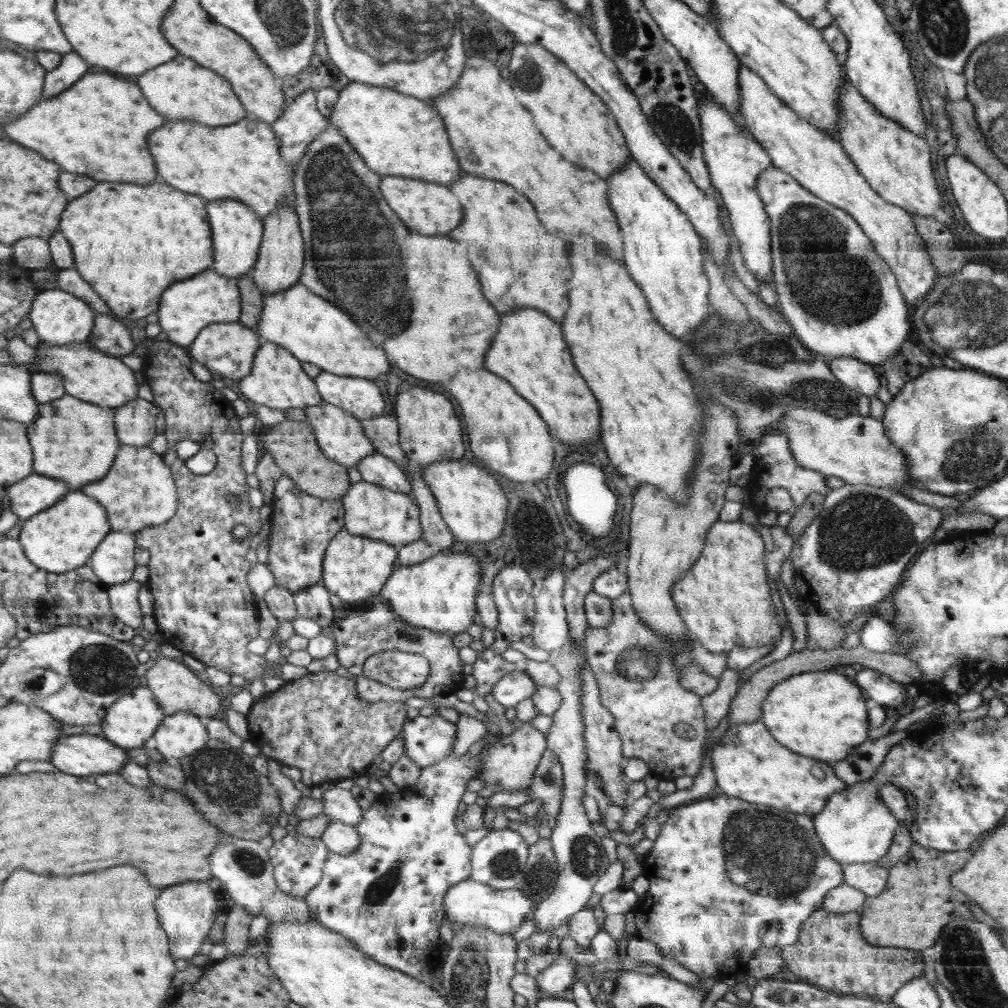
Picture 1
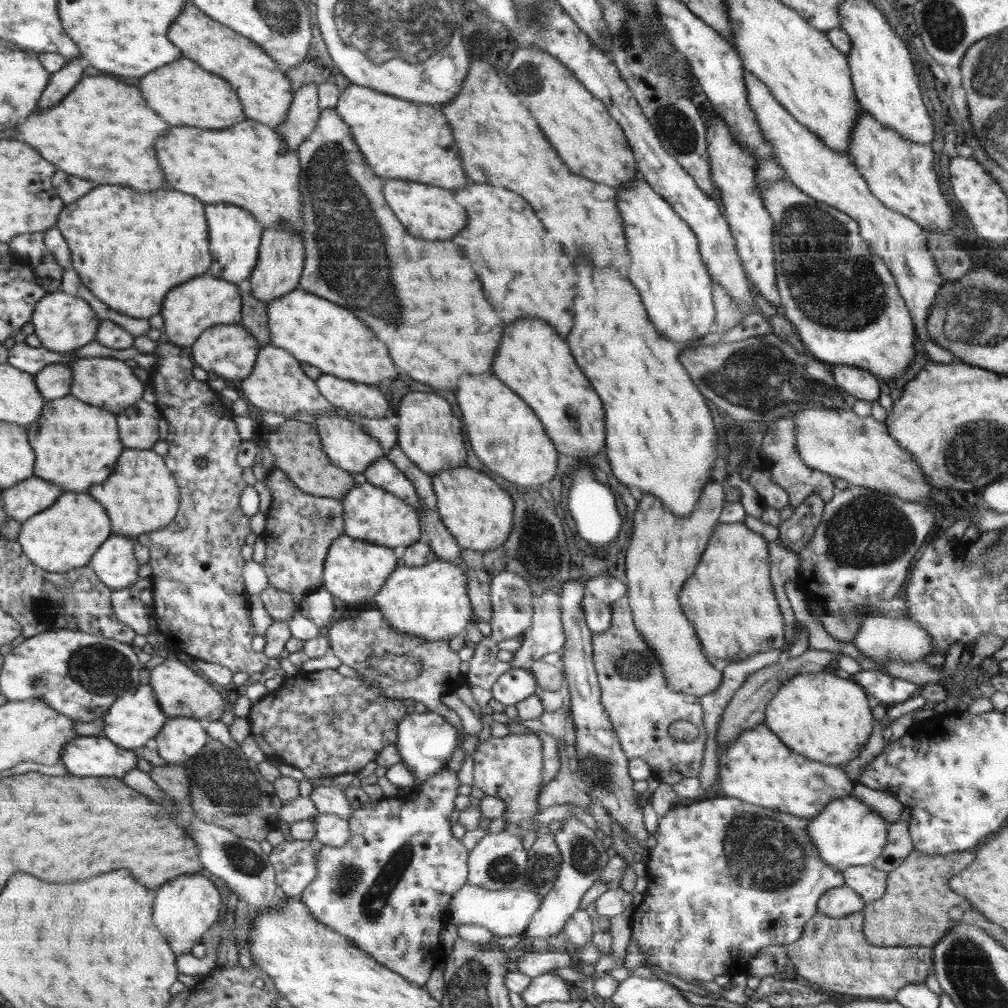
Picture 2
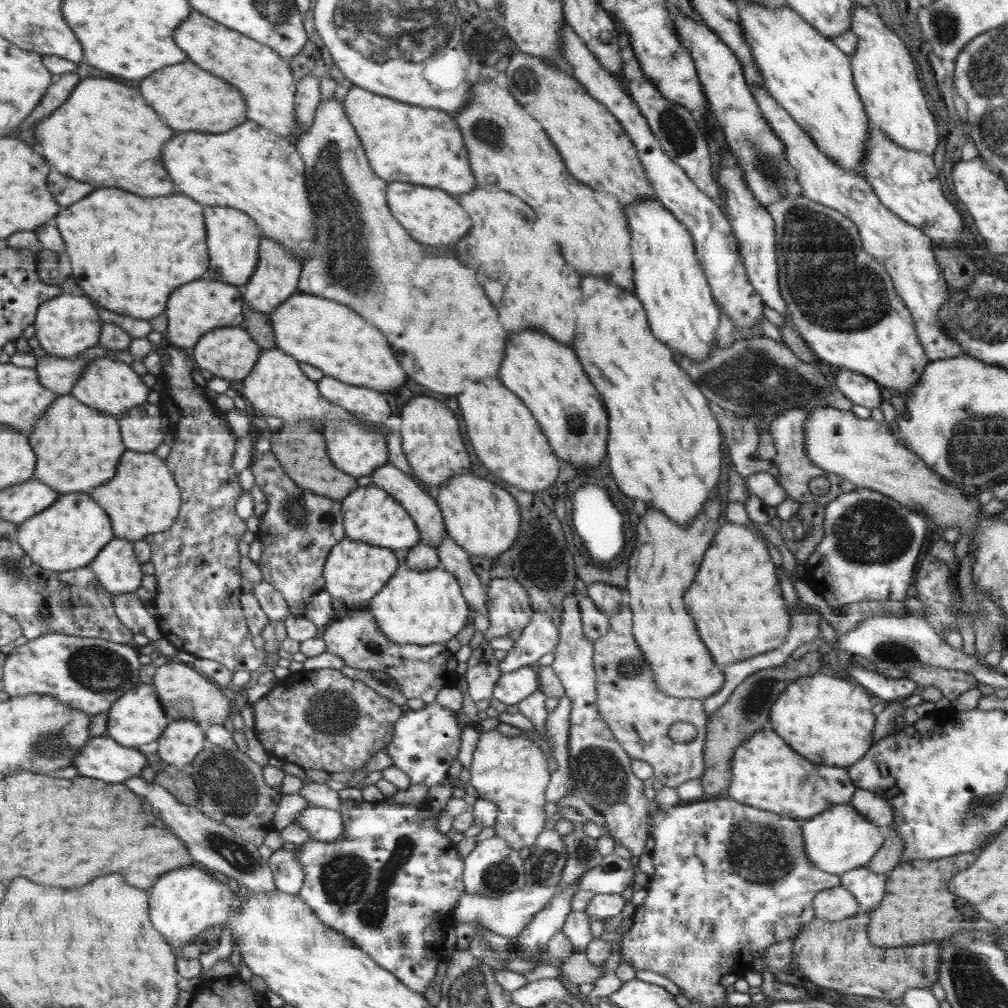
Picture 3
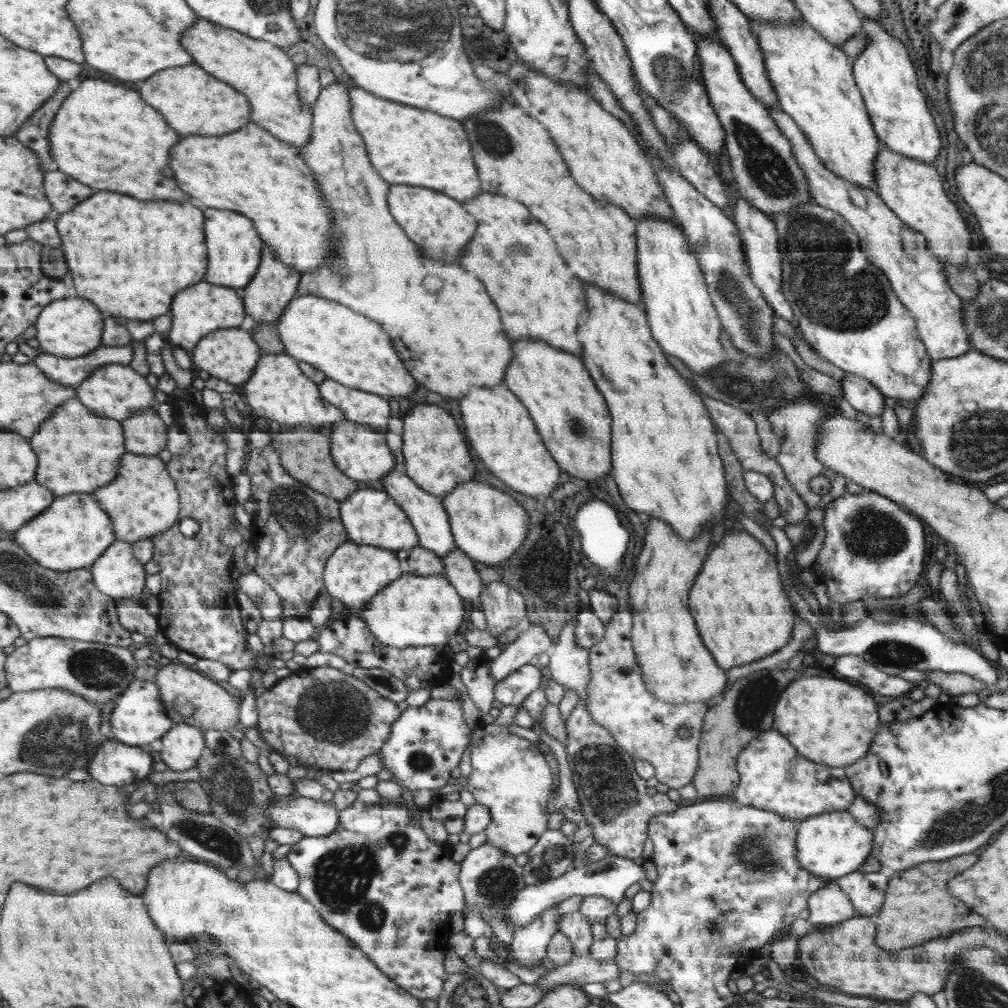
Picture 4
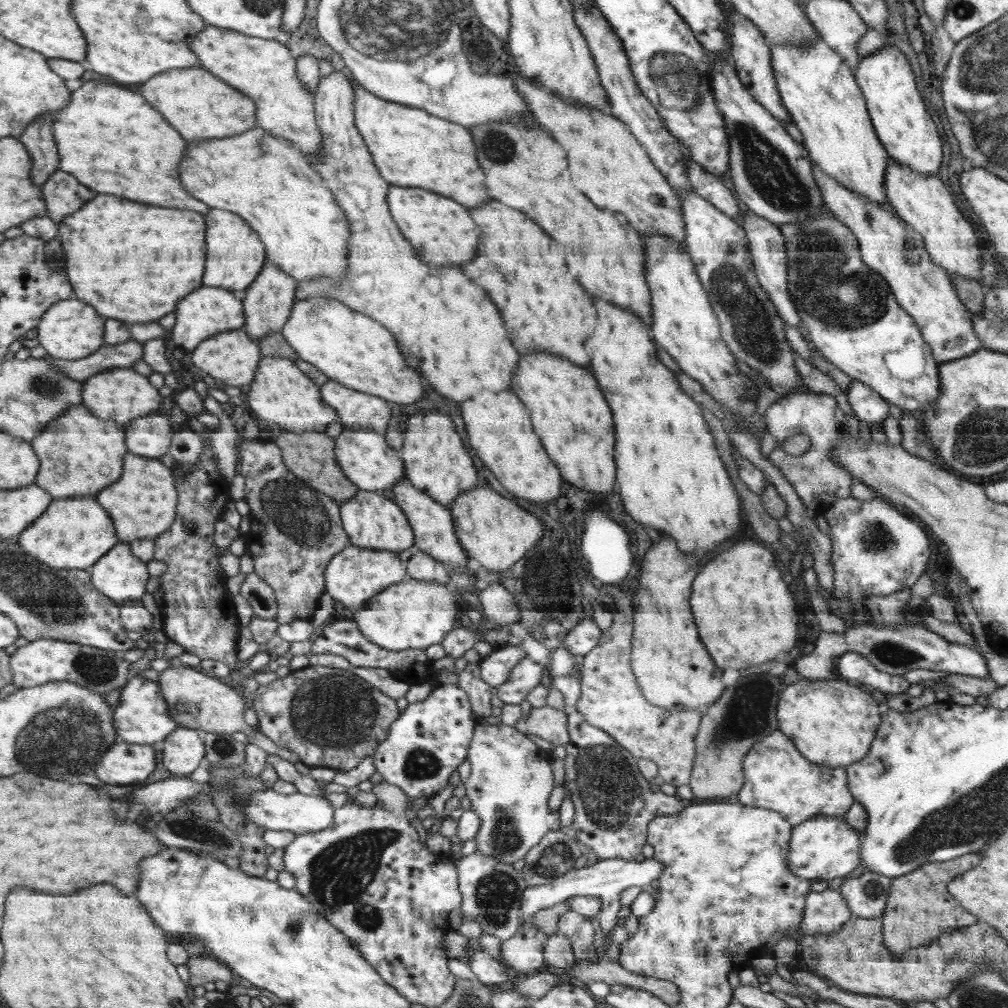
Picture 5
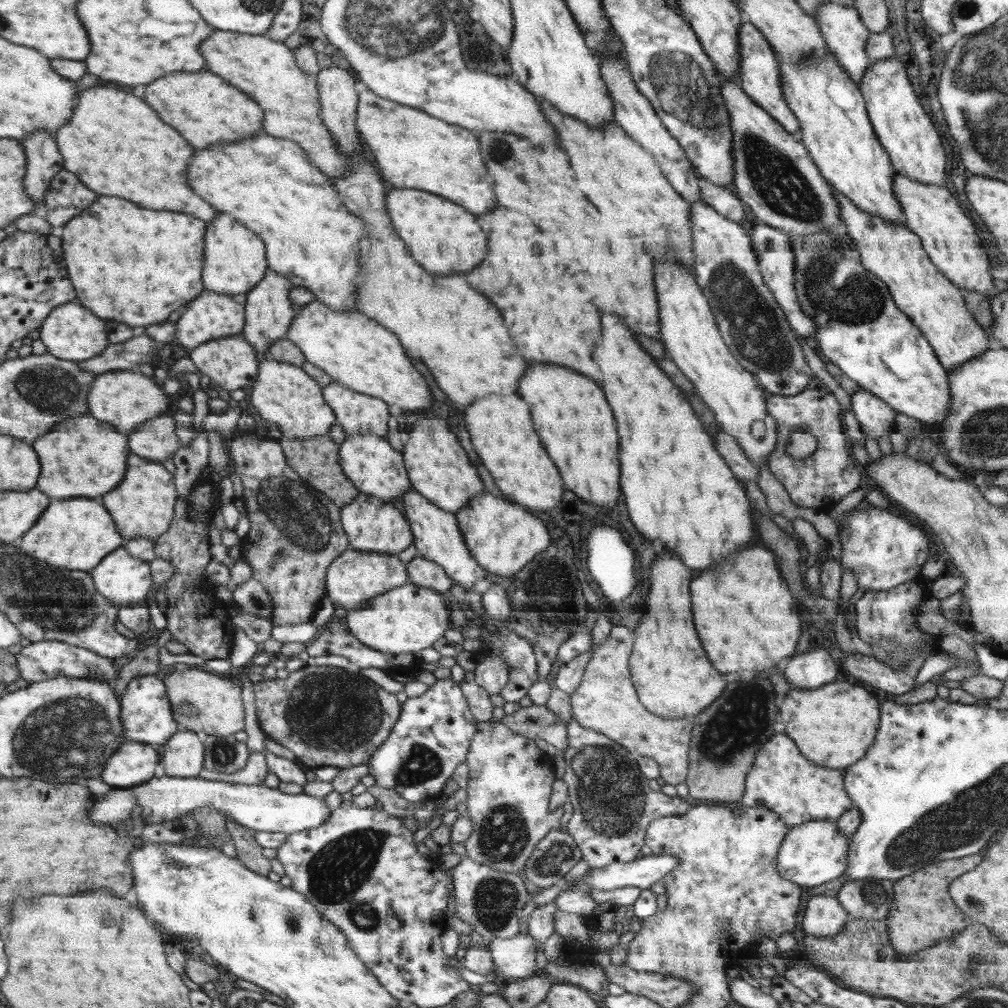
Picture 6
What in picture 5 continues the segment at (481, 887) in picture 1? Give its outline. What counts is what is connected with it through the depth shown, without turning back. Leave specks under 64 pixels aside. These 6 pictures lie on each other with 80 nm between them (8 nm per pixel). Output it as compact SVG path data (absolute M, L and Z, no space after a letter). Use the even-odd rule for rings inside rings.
M654 857L644 858L641 860L624 860L623 858L607 858L598 860L592 866L576 870L570 869L566 874L559 876L553 882L534 887L527 886L524 895L522 895L522 904L520 907L521 921L530 923L531 918L536 913L548 909L551 906L558 905L559 902L566 902L568 898L576 896L594 896L601 900L601 909L595 914L602 932L606 935L613 933L617 925L617 914L619 913L619 894L626 888L632 886L646 886L658 881L663 874L665 864Z

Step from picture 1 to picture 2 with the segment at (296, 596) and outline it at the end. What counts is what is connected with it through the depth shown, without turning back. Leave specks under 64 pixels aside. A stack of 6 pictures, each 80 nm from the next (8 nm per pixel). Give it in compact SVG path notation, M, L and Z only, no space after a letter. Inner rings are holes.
M320 586L303 597L298 612L316 626L325 629L333 622L333 614L336 612L332 599L333 594Z

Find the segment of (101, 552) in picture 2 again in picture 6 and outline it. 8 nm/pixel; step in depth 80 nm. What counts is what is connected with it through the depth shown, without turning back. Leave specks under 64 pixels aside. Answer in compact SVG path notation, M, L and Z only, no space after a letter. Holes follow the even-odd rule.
M124 545L107 554L89 573L99 593L114 606L142 604L152 586L148 561L130 556Z

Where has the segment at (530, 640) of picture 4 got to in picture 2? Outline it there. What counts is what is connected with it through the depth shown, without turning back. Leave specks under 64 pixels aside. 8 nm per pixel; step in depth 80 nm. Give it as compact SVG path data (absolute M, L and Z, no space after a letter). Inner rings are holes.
M555 592L534 596L534 620L528 632L522 634L521 647L513 654L510 666L520 668L529 660L540 660L550 652L561 652L565 636L559 609L560 598L560 593Z

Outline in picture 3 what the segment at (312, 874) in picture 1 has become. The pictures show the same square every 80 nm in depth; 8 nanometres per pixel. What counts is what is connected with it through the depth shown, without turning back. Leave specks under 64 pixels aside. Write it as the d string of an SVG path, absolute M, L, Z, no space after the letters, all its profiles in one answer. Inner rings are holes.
M296 844L293 851L280 848L274 851L267 860L273 872L276 889L279 892L298 895L298 892L304 886L306 876L302 865L297 861L297 854L300 849L301 844Z

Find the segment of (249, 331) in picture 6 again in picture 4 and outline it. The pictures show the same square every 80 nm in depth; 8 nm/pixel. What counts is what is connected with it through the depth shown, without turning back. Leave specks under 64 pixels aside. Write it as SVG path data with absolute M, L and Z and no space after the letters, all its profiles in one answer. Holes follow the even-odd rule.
M265 246L258 273L252 278L252 282L241 291L246 314L254 320L254 327L260 327L262 323L277 324L279 318L287 310L287 306L298 296L301 281L302 275L296 271L296 268L284 265L275 257L275 251L271 249L271 246Z

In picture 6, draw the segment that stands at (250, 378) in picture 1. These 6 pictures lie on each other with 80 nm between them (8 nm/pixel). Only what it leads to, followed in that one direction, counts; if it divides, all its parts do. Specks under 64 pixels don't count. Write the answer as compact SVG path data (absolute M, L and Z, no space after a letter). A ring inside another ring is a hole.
M265 360L259 365L259 376L253 385L250 401L261 418L277 424L283 436L312 438L326 434L336 422L335 411L324 402L322 391L320 384L308 378L308 374L302 368L288 362Z

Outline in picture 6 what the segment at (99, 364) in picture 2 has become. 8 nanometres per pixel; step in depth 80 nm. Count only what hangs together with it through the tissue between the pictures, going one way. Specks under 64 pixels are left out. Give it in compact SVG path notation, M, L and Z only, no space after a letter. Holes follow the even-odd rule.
M130 369L97 375L91 392L92 416L116 426L116 430L120 430L122 434L132 434L148 420L163 415L168 404L165 392L162 392L149 376L142 376L138 371L130 372Z

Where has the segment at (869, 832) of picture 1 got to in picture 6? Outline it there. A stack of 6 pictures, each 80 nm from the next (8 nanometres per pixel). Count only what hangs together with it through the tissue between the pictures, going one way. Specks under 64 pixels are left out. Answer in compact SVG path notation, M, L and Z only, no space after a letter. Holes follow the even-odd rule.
M811 821L791 829L792 834L784 839L784 846L779 846L780 874L784 874L784 879L810 888L835 881L847 872L850 867L847 850L850 849L851 837L838 830L837 822Z

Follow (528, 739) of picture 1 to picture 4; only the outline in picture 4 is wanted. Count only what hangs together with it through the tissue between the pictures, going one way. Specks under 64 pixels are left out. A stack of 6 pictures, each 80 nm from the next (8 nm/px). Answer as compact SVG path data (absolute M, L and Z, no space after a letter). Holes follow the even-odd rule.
M493 721L480 723L474 729L471 753L471 774L463 780L464 790L470 792L476 800L475 804L484 804L490 811L492 822L484 830L486 834L485 844L499 848L505 854L518 856L528 852L538 842L538 837L546 831L548 822L548 800L552 794L552 772L548 768L548 762L544 754L524 738L508 731L506 725L496 725Z

